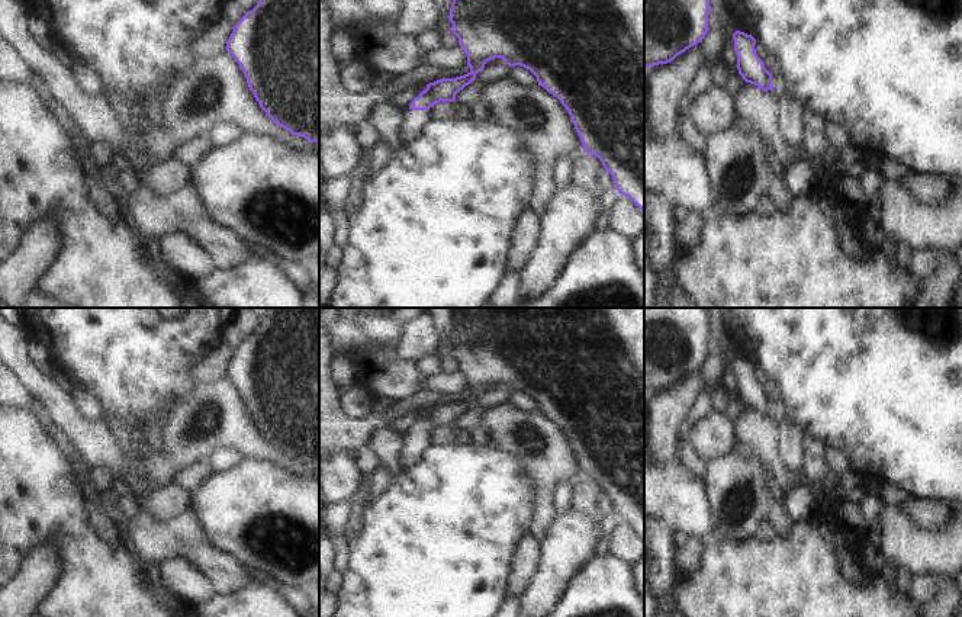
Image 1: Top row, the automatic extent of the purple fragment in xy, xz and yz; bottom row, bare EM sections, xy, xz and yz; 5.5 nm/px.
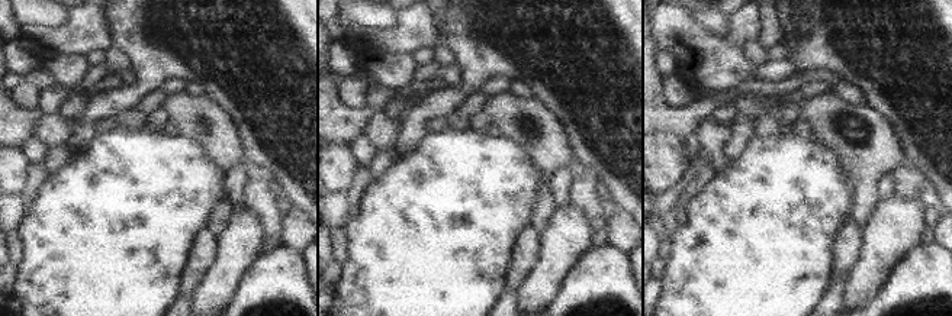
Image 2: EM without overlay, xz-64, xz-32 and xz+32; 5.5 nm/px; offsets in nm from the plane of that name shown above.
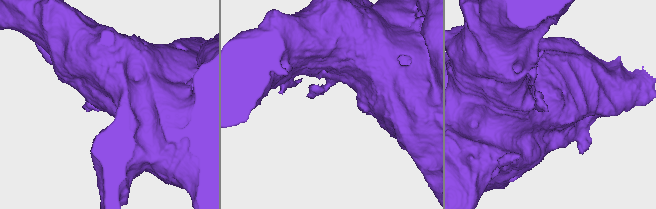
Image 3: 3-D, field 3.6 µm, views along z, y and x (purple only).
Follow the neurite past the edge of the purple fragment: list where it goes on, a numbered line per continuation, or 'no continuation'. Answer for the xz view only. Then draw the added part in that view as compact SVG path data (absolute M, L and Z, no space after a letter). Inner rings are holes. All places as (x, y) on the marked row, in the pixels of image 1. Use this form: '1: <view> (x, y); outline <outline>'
1: xz (417, 121); outline M408 107L406 113L408 119L402 128L402 139L408 144L411 141L421 138L429 118L428 110L412 110Z

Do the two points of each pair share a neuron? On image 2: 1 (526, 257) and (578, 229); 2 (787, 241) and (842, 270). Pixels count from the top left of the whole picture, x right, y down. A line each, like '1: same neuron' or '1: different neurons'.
1: different neurons
2: different neurons

